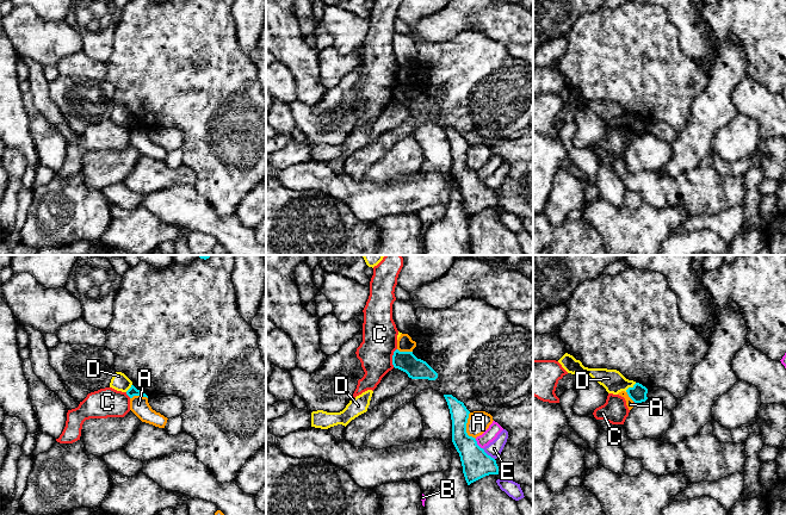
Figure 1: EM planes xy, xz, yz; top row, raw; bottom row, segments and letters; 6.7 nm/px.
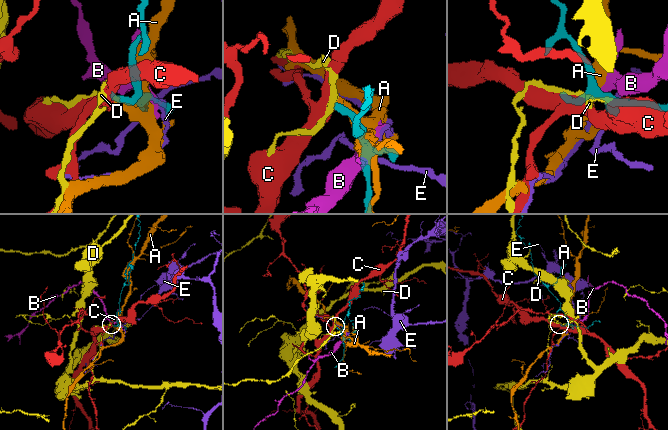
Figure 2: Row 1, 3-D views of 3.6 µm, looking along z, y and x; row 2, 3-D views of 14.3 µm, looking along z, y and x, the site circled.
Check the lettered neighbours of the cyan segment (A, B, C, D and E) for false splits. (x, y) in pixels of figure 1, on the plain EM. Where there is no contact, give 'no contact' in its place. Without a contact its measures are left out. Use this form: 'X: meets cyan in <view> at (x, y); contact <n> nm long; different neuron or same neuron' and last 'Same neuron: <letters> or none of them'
A: meets cyan in xz at (465, 160); contact 190 nm long; different neuron
B: meets cyan in xz at (476, 177); contact 90 nm long; different neuron
C: meets cyan in xz at (392, 91); contact 130 nm long; different neuron
D: meets cyan in yz at (630, 121); contact 100 nm long; different neuron
E: meets cyan in xz at (487, 187); contact 120 nm long; different neuron
Same neuron: none of them

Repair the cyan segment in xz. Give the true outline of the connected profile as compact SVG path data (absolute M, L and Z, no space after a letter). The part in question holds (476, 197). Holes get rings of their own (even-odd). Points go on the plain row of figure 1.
M444 128L452 153L452 175L459 186L463 206L468 218L489 209L499 207L496 193L488 188L483 181L477 178L475 170L466 166L466 156L470 144L463 135L452 128Z

